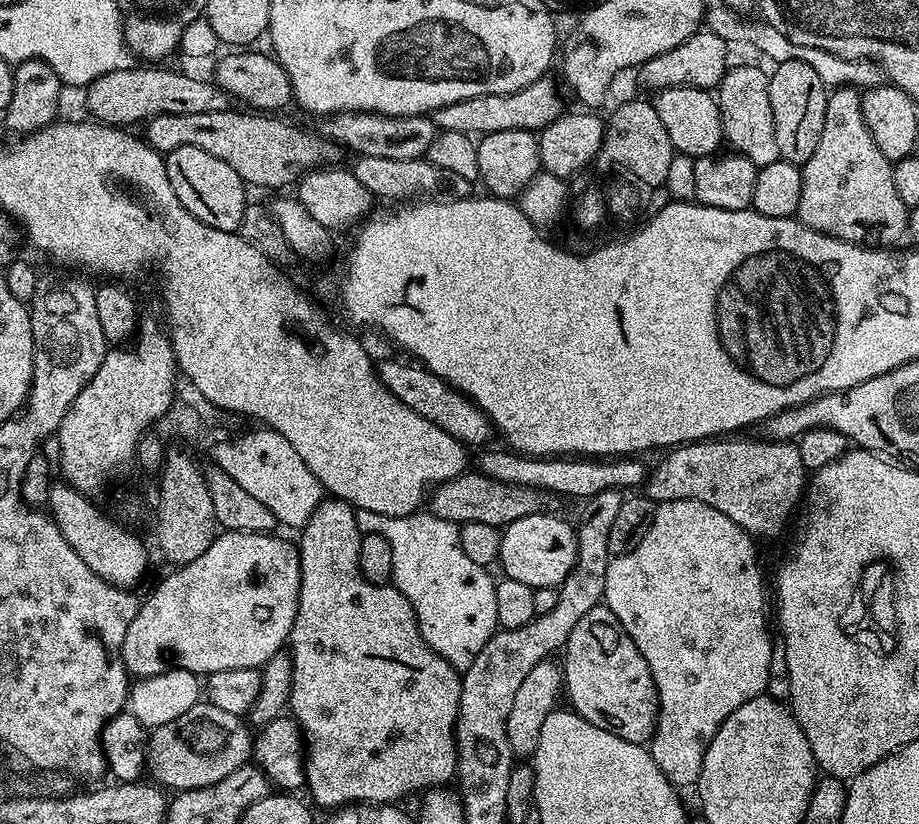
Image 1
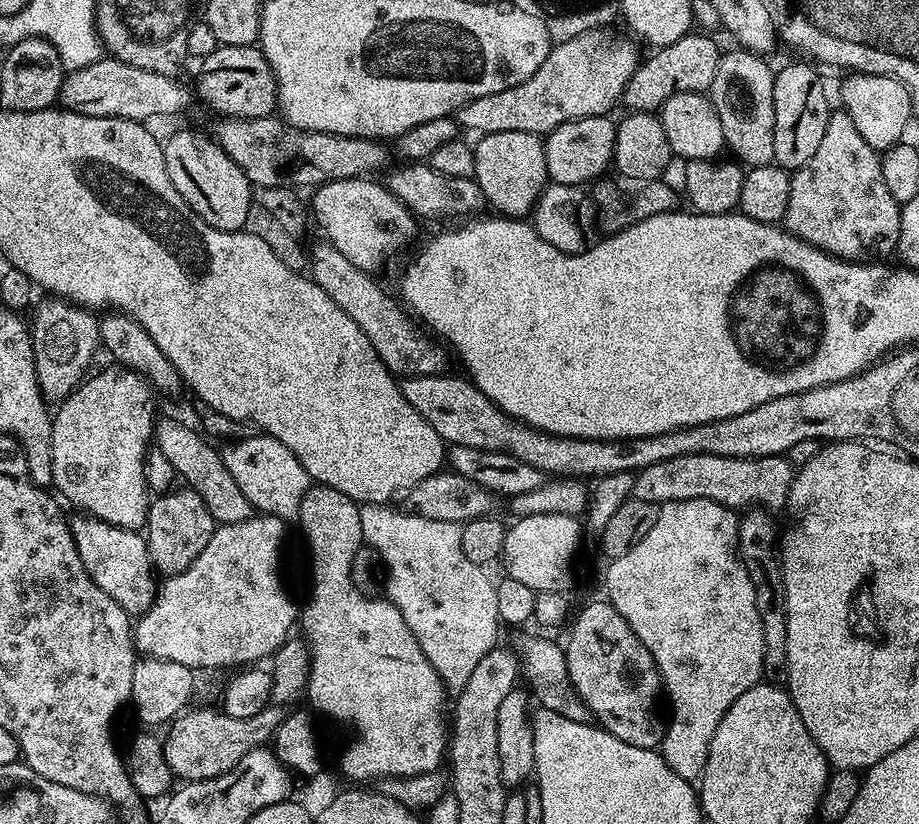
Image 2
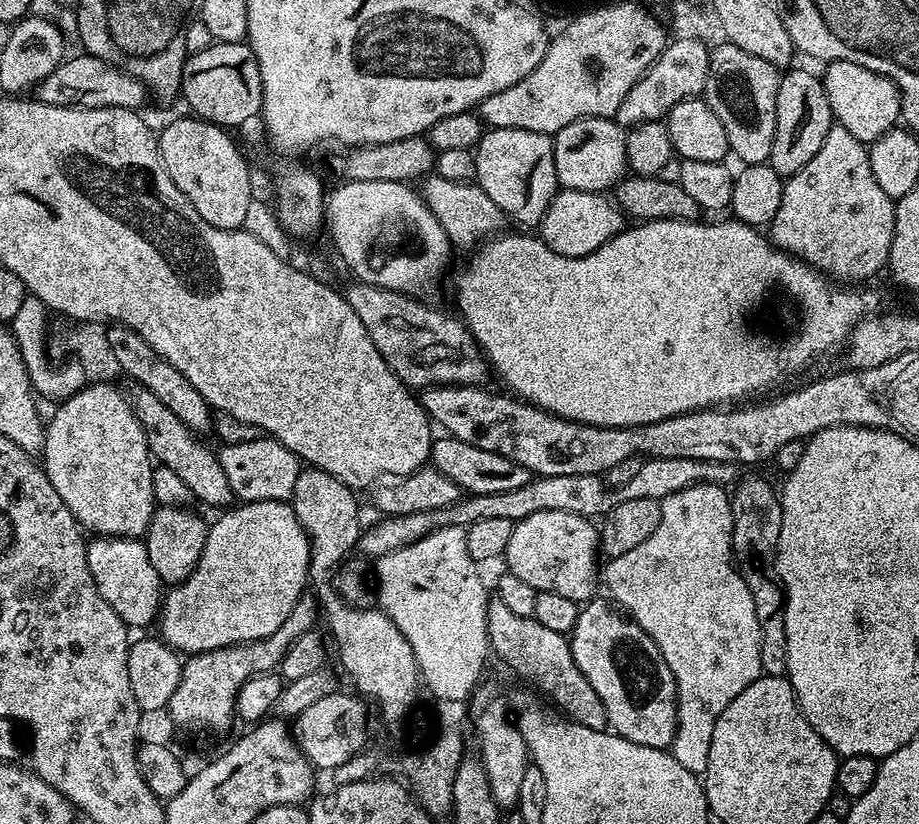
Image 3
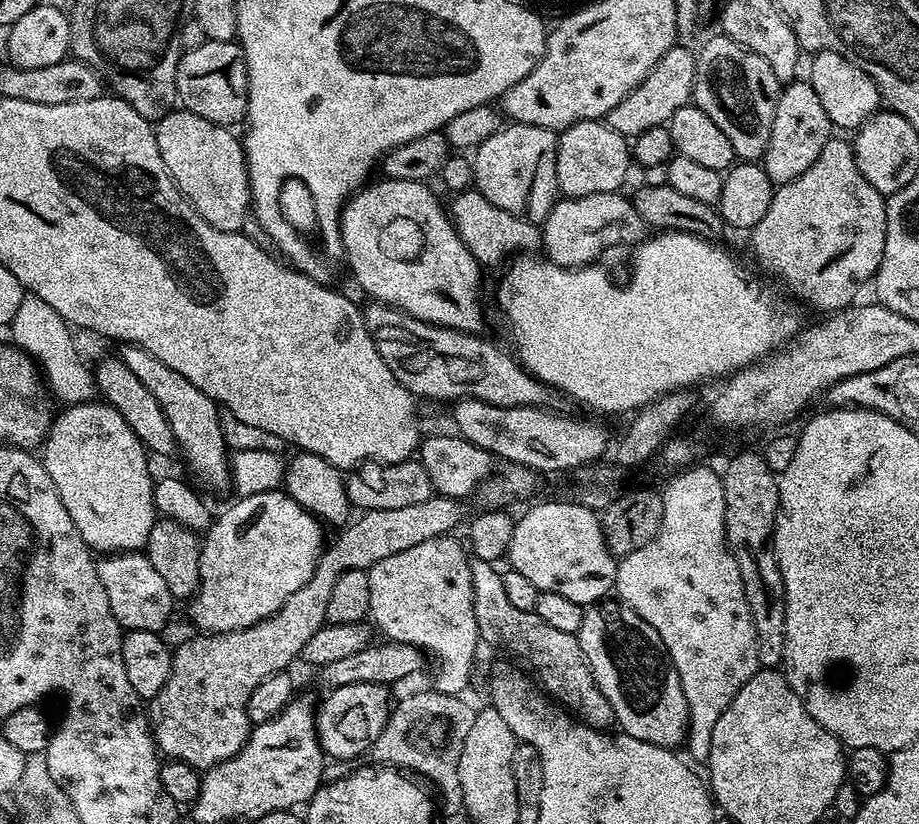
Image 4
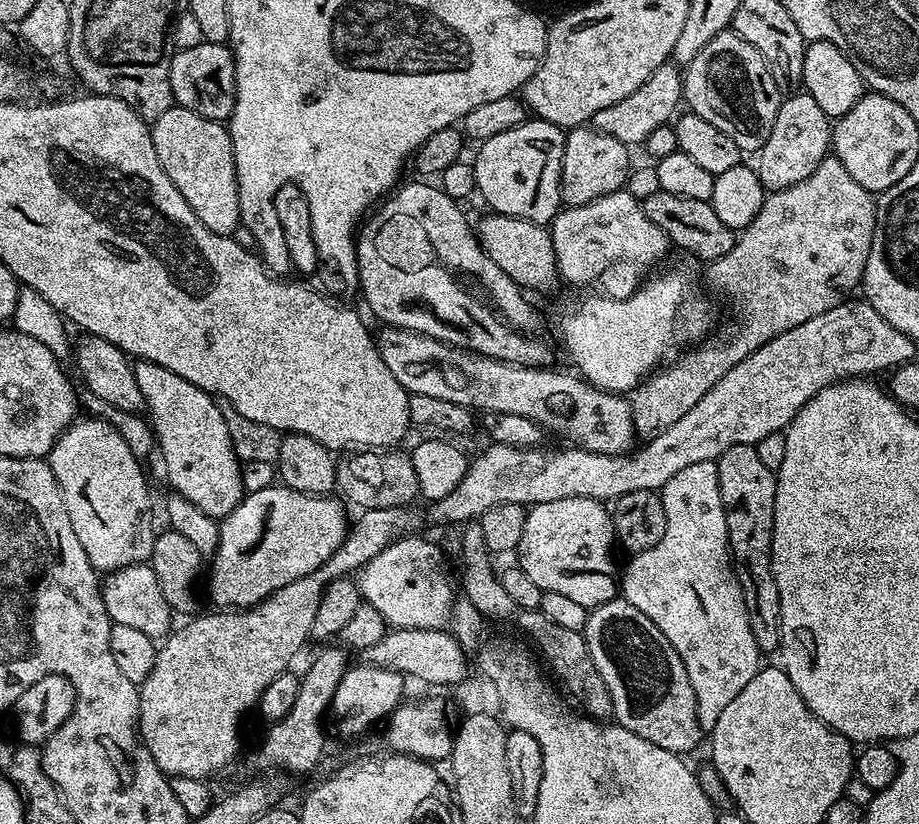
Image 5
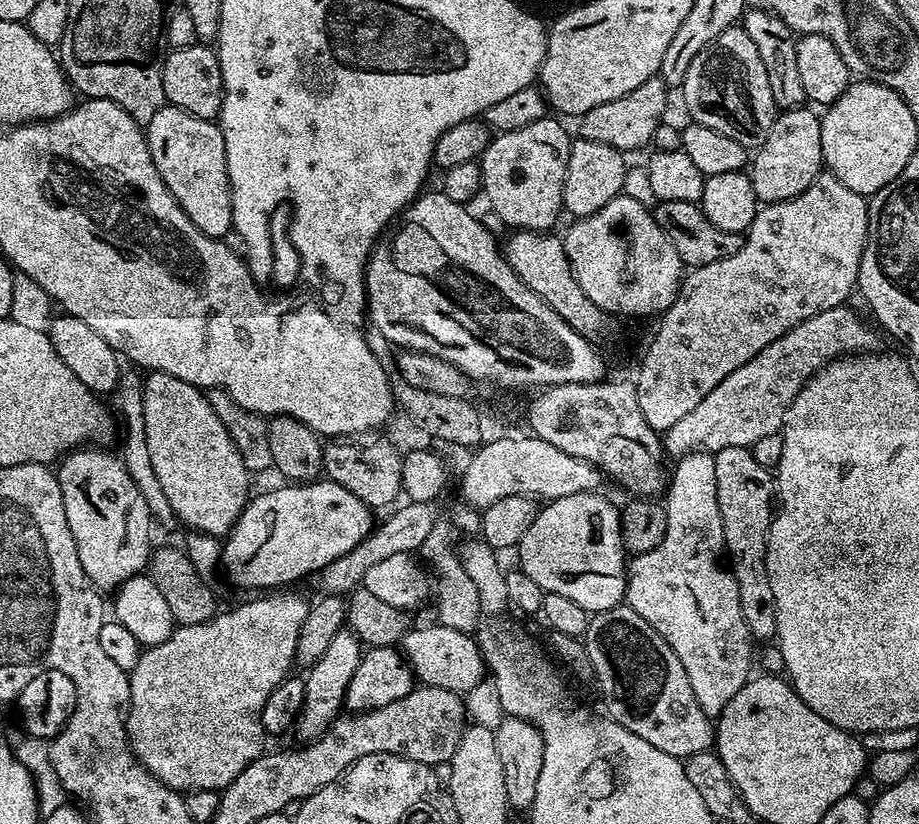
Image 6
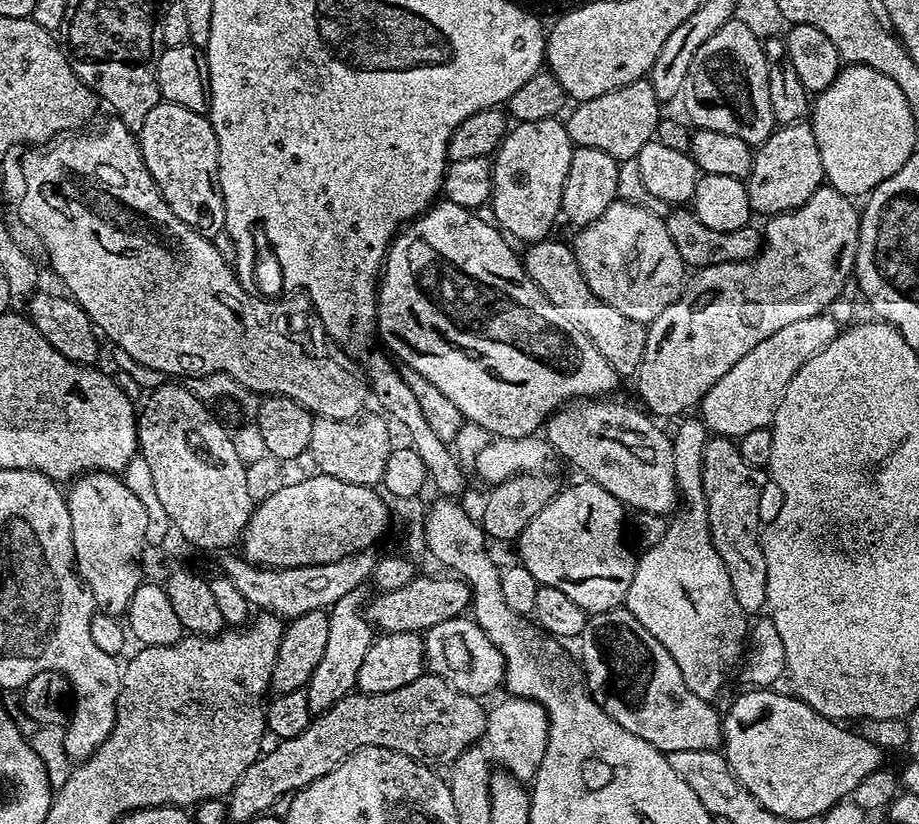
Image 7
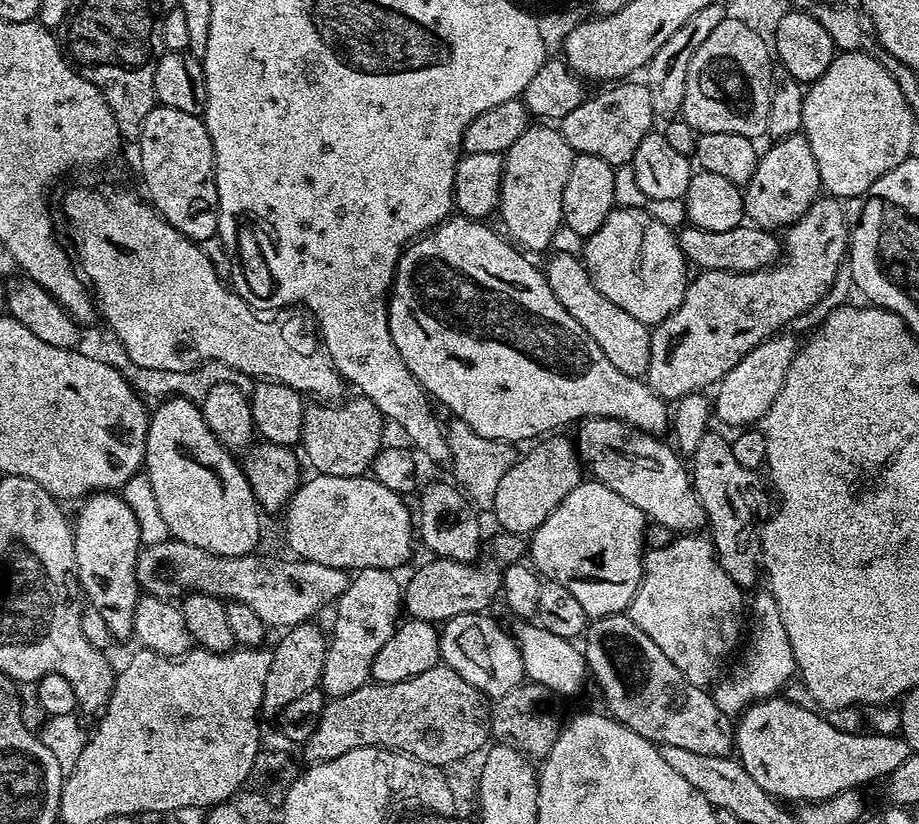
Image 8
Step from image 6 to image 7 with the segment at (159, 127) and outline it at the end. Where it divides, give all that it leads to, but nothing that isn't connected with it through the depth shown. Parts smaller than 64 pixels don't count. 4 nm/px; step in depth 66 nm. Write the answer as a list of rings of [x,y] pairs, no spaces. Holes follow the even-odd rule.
[[[161,102],[146,114],[138,139],[146,170],[150,170],[150,178],[154,178],[162,198],[166,198],[166,206],[198,234],[219,237],[224,232],[226,210],[220,189],[218,138],[212,129],[212,121],[203,112]]]

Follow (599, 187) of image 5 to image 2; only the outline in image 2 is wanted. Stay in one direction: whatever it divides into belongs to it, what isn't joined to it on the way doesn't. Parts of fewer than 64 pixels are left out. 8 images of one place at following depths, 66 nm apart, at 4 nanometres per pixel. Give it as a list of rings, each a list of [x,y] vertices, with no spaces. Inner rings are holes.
[[[611,115],[567,120],[543,137],[548,178],[554,184],[591,185],[612,168],[617,121]]]

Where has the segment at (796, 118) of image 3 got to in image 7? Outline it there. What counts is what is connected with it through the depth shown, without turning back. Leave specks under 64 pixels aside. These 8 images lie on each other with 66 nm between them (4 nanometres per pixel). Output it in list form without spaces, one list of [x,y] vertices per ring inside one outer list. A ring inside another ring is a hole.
[[[811,123],[782,124],[773,130],[766,138],[766,142],[755,149],[752,157],[752,169],[746,177],[748,193],[750,194],[750,206],[753,213],[771,218],[783,212],[793,212],[798,206],[810,198],[825,183],[822,170],[822,154],[818,154],[818,142],[814,138],[814,130]]]

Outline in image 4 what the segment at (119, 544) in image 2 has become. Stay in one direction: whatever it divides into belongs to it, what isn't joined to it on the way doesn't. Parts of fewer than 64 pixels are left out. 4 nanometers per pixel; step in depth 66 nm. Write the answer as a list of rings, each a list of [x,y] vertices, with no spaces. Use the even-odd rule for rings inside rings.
[[[143,551],[105,555],[96,560],[96,573],[102,582],[102,590],[106,590],[106,602],[110,602],[110,610],[121,629],[134,632],[165,631],[164,627],[172,616],[174,597],[170,594],[165,580],[158,575],[158,570],[150,566],[148,557]]]

